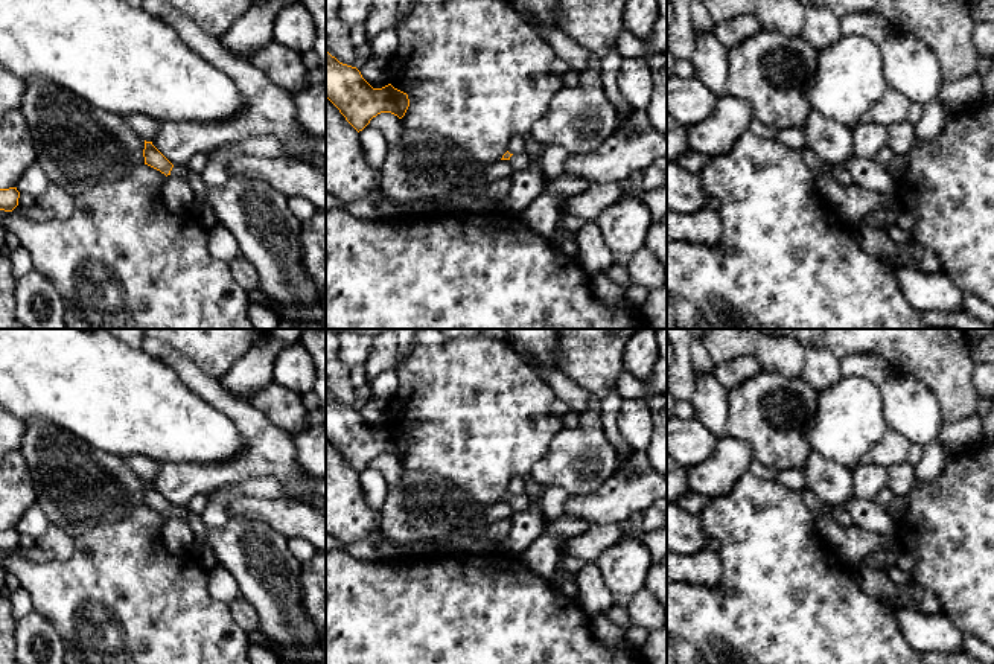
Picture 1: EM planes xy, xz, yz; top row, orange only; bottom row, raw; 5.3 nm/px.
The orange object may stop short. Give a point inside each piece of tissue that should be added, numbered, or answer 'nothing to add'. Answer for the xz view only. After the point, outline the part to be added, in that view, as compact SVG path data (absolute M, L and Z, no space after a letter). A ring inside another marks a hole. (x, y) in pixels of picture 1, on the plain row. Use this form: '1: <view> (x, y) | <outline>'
1: xz (521, 503) | M513 495L508 501L518 512L527 512L530 509L531 500L528 495Z

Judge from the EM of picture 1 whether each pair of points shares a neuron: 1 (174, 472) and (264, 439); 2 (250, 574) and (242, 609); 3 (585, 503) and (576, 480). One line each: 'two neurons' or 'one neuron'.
1: one neuron
2: two neurons
3: two neurons

